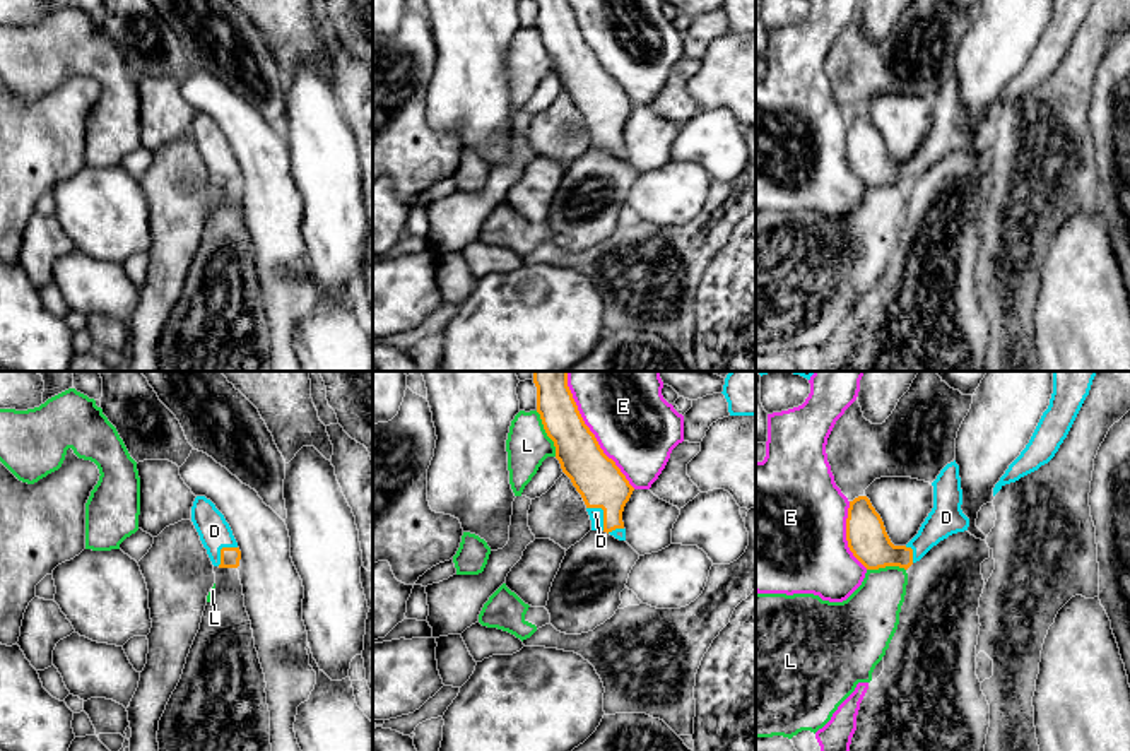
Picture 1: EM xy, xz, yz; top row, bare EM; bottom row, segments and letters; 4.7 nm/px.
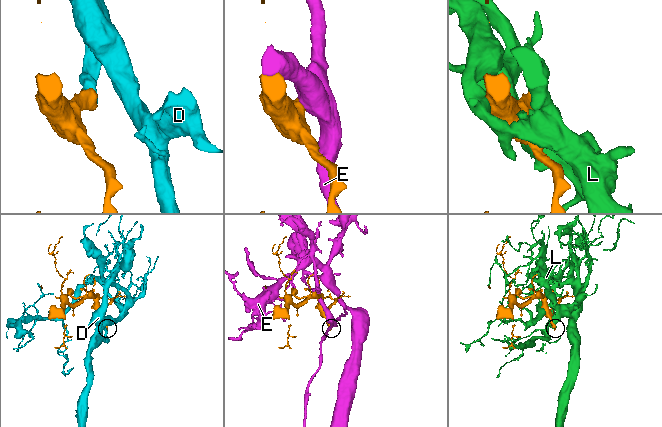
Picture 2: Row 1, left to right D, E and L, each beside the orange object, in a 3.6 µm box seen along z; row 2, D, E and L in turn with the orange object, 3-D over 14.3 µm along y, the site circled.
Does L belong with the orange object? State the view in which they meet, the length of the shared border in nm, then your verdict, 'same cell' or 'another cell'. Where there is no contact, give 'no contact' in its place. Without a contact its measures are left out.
xz | 240 nm | another cell

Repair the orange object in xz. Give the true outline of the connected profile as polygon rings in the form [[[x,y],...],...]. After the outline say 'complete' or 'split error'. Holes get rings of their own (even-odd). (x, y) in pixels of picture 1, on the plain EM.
[[[535,0],[535,3],[537,29],[540,31],[547,53],[554,58],[556,75],[562,89],[571,96],[586,121],[591,147],[603,147],[619,157],[626,157],[622,128],[634,104],[615,79],[603,70],[595,51],[585,41],[568,0]]]; split error

